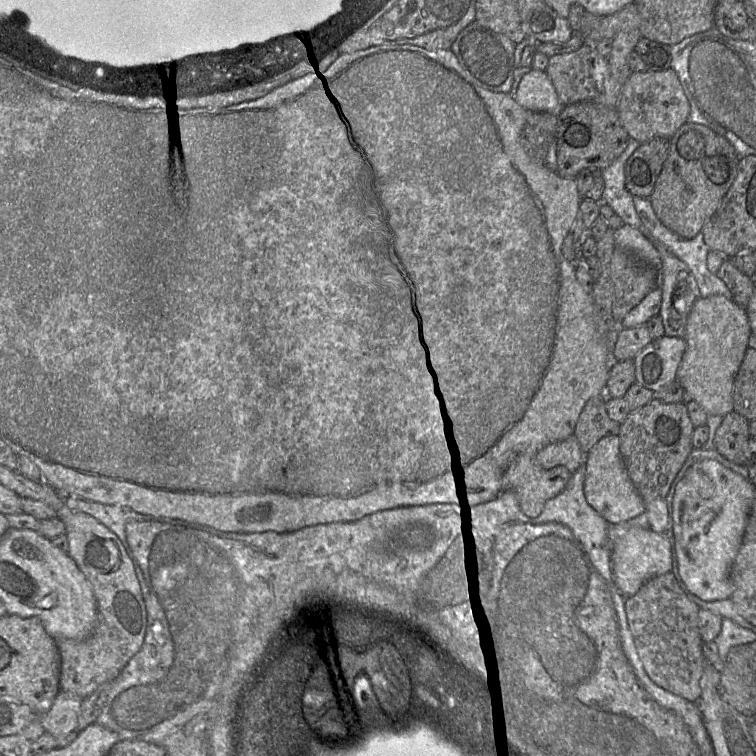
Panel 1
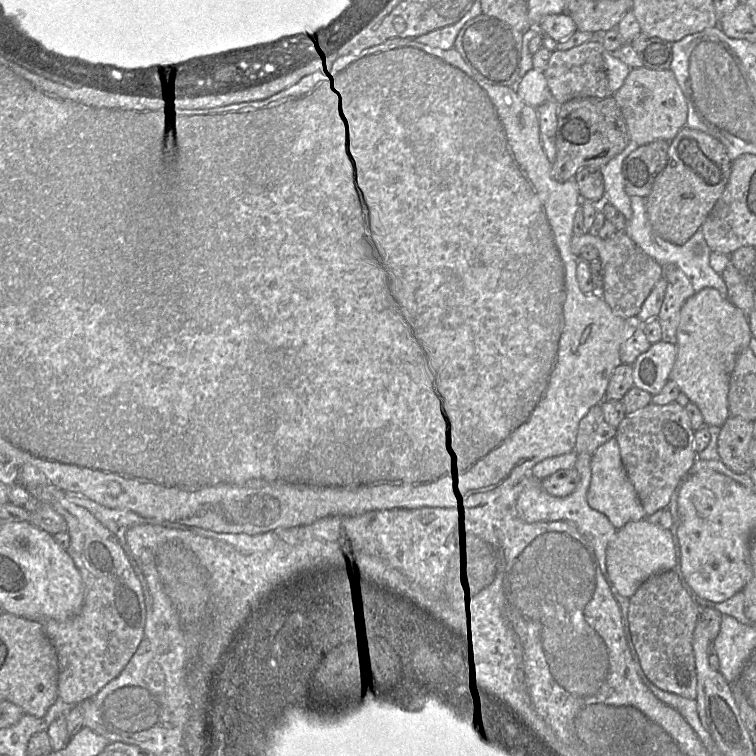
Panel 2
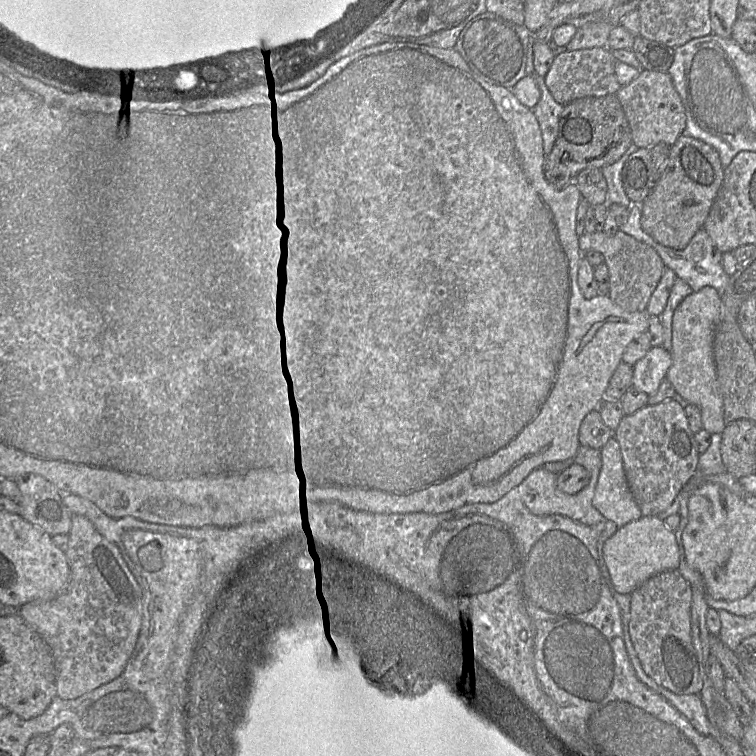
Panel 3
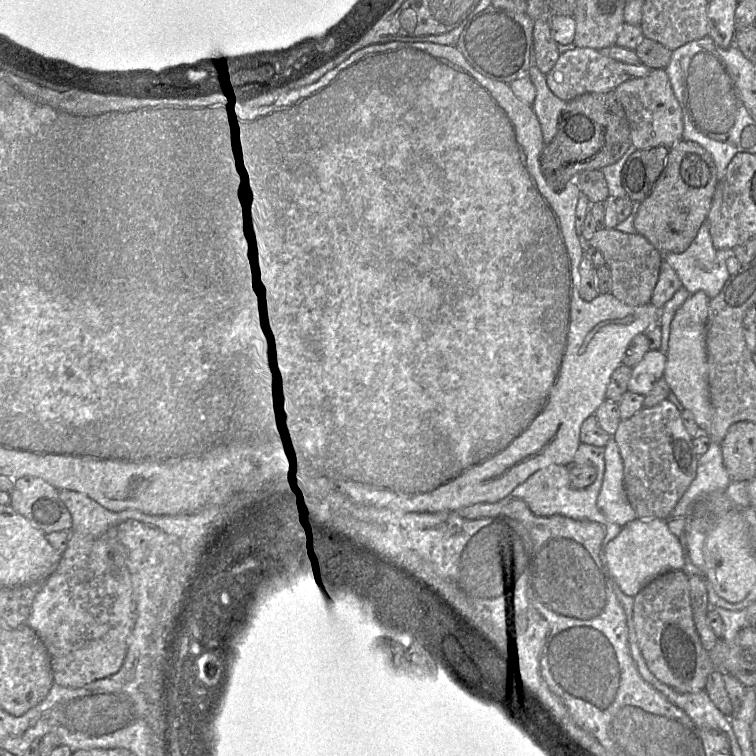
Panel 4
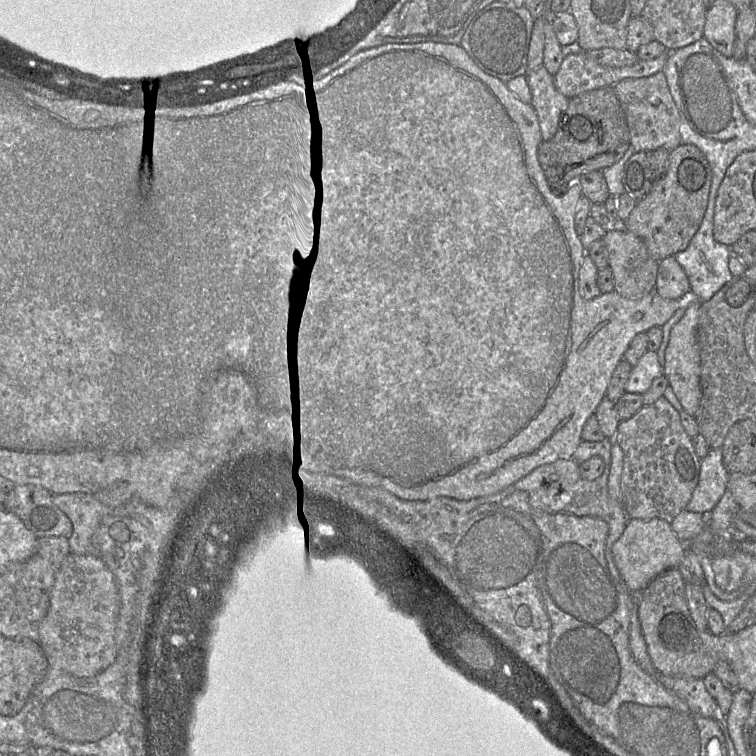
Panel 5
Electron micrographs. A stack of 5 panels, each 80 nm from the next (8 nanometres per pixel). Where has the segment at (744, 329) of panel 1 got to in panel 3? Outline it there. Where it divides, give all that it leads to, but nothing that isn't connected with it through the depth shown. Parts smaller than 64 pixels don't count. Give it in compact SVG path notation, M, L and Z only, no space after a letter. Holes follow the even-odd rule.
M704 287L687 296L677 307L672 325L672 365L666 379L688 403L700 409L703 428L710 434L722 435L727 424L724 419L724 403L719 389L713 352L721 304L721 294L713 287Z

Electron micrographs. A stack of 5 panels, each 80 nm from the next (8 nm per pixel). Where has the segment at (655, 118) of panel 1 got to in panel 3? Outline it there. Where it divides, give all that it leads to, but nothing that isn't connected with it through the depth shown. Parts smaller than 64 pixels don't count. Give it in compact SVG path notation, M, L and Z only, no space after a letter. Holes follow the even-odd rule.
M640 69L639 75L621 87L616 96L629 122L632 143L638 148L658 143L672 145L684 132L686 125L684 106L668 72Z

